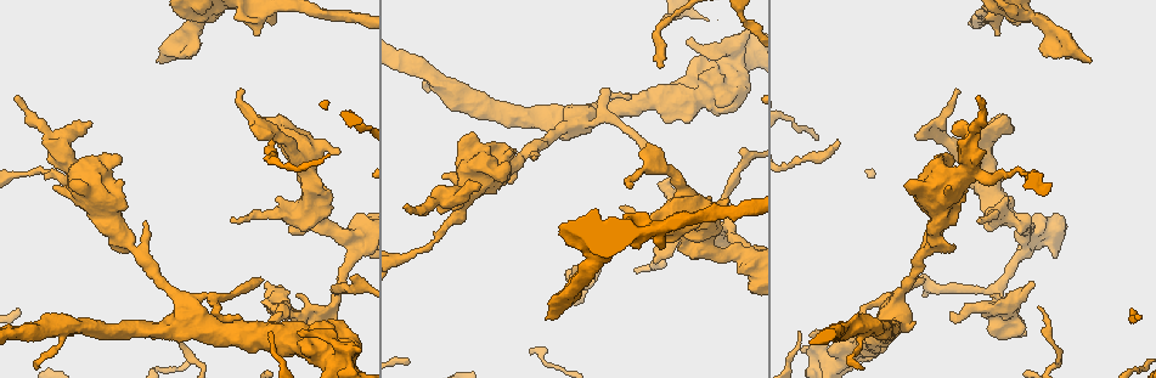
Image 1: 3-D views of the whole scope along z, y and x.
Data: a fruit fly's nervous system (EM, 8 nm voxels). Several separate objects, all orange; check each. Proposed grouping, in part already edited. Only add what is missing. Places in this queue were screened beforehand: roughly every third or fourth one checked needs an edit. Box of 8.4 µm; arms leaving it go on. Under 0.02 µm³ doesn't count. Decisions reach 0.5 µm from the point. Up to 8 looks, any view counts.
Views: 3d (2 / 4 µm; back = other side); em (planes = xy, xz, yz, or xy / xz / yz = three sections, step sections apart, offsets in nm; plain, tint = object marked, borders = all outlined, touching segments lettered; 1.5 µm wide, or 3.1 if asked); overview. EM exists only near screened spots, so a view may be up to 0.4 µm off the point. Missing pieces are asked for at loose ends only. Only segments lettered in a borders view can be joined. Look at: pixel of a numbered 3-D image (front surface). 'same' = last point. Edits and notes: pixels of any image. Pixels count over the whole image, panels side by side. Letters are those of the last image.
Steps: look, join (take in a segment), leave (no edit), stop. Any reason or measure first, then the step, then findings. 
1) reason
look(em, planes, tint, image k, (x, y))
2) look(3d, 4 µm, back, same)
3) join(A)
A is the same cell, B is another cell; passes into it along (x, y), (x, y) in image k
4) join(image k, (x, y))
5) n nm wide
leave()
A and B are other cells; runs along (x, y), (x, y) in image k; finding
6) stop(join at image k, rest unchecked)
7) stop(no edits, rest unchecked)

an open end
look(3d, 4 µm, image 1, (1014, 25))

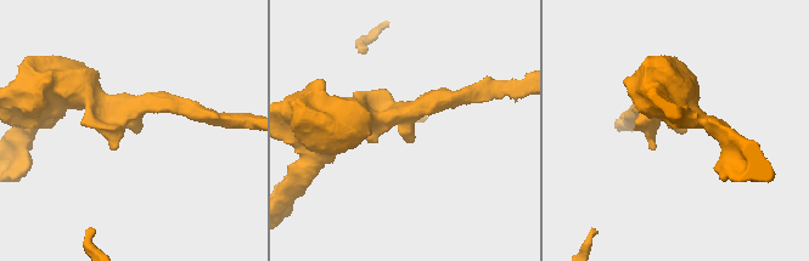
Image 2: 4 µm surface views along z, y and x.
arms of 280, 300 nm; now the EM
look(em, planes, tint, image 2, (410, 137))

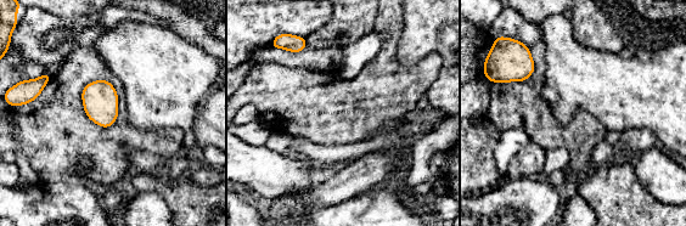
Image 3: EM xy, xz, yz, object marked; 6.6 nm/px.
see the neighbours
look(em, planes, borders, same)

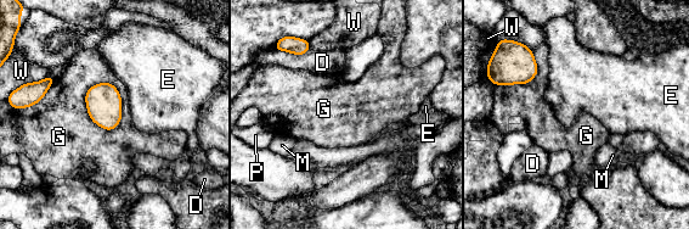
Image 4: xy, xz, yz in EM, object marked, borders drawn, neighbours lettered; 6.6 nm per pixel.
240 nm wide
leave()
D, E, G, M, P and W are other cells; border along (109, 82), (85, 94), (105, 130) in image 4; no lettered segment goes on from it

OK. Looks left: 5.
branch stops here
look(3d, 2 µm, image 1, (977, 97))

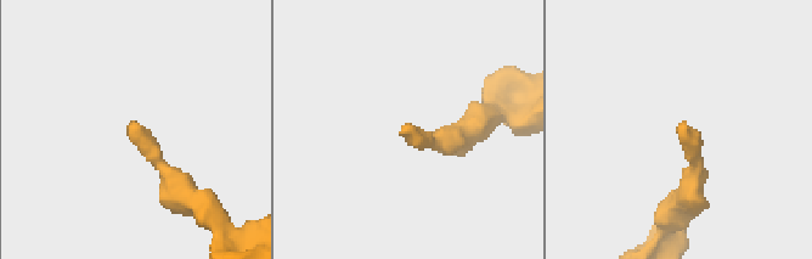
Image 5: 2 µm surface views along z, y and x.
now the EM
look(em, xy, step 8, tint, image 5, (132, 124))

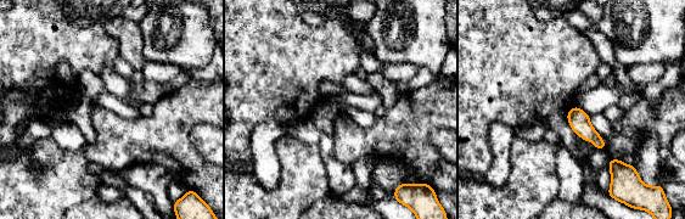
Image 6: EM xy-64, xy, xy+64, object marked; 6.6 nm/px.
cut it another way
look(em, yz, step 8, borders, same)

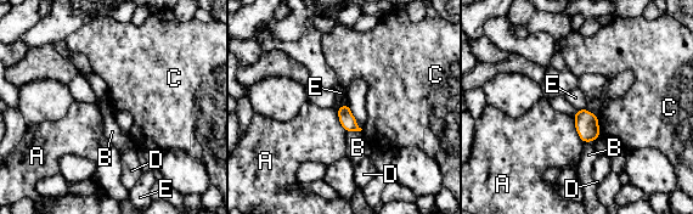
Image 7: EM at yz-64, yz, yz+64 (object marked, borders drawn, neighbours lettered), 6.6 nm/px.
100 nm wide
leave()
A, B, C, D and E are other cells; border along (345, 130), (360, 131) in image 7; none of them fits

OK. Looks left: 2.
an open end
look(em, planes, tint, image 1, (1025, 333))

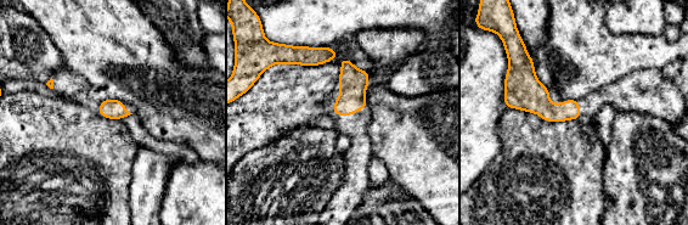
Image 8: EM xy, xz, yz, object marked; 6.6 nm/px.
look(em, planes, borders, same)

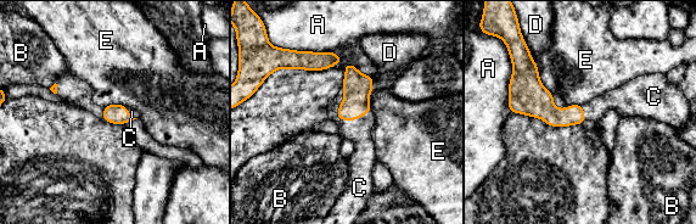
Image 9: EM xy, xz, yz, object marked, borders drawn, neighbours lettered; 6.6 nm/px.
join(C)
C is the same cell, A, B, D and E are other cells; passes into it along (357, 87), (355, 118), (359, 130) in image 9; the cell continues

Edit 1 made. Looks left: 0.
stop(join at image 9, rest unchecked)

